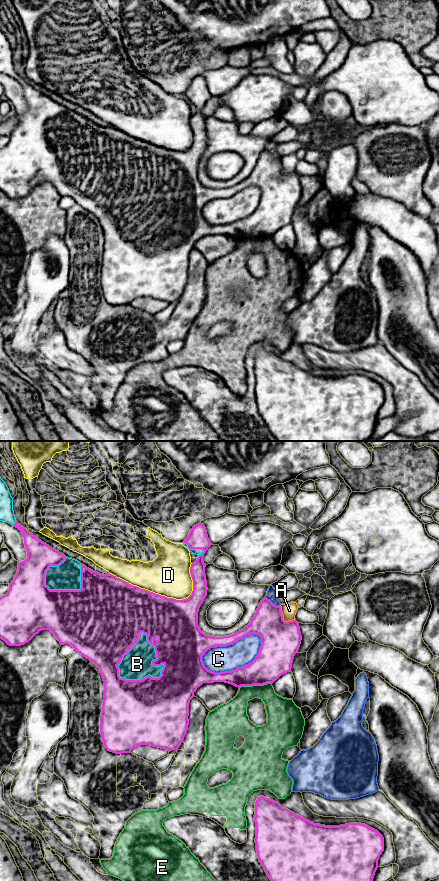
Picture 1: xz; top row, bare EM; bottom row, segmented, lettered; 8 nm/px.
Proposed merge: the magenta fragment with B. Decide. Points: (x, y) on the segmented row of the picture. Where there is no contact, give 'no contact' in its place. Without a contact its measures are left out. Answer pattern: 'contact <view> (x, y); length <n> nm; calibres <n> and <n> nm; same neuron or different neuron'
contact xz (124, 654); length 420 nm; calibres 500 and 240 nm; same neuron

